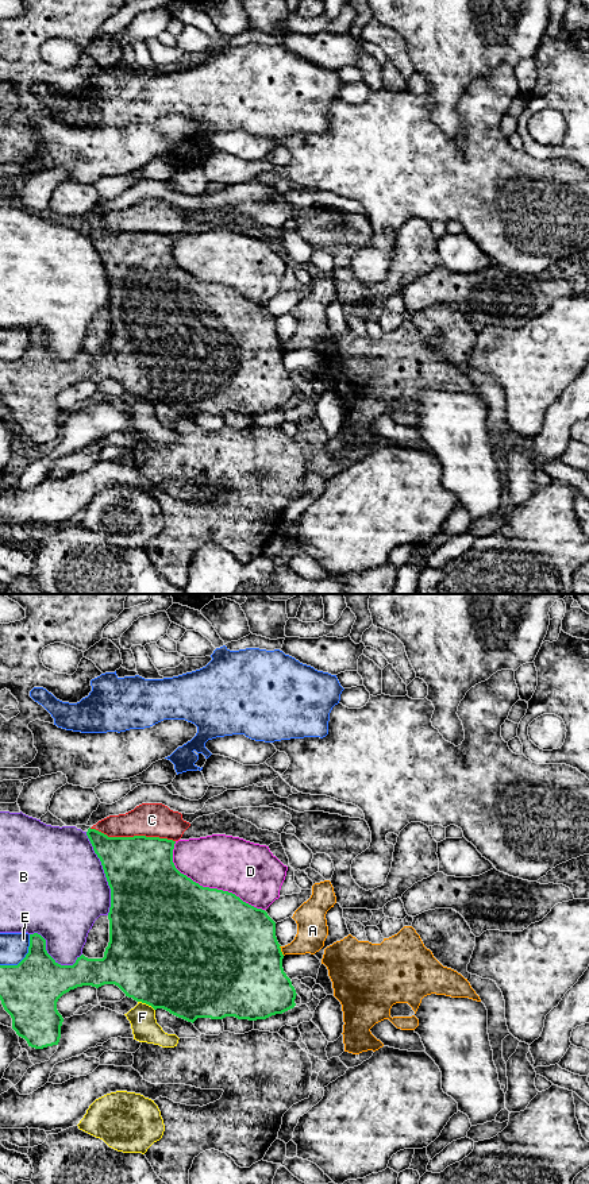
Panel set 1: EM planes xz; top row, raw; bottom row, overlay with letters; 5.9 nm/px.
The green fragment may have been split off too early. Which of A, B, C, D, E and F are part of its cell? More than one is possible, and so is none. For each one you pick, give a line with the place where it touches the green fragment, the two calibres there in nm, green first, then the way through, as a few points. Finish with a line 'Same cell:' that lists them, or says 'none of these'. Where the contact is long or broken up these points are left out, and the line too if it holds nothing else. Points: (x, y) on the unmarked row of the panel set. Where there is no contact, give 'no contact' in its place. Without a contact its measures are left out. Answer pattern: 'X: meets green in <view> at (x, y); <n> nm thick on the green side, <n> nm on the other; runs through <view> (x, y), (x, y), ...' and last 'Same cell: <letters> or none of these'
Same cell: none of these

